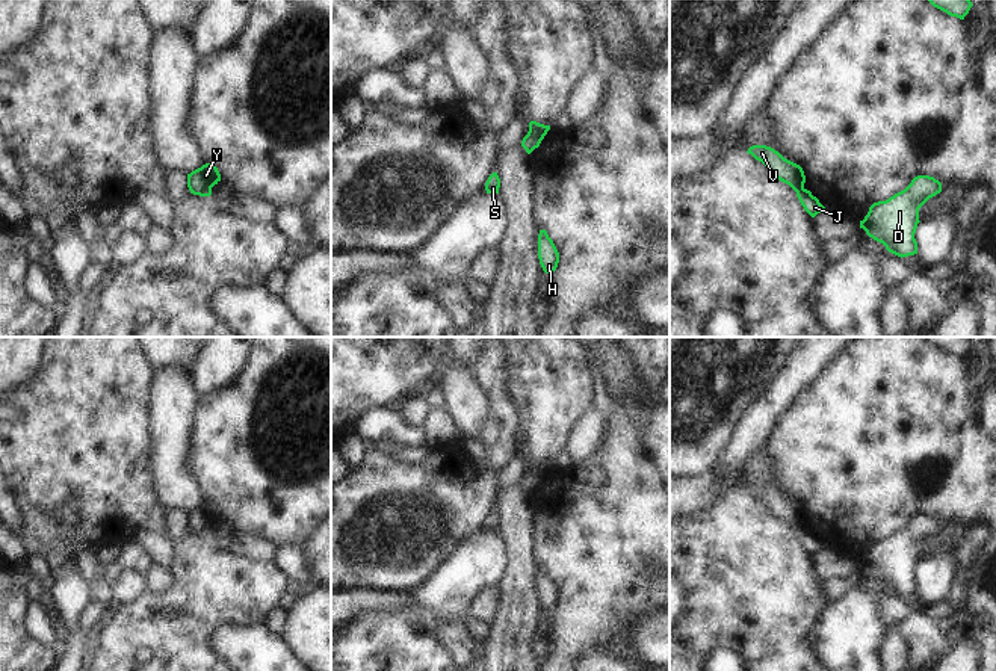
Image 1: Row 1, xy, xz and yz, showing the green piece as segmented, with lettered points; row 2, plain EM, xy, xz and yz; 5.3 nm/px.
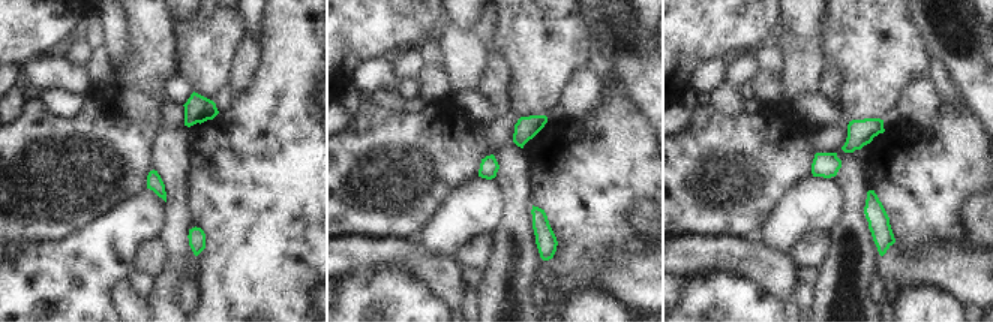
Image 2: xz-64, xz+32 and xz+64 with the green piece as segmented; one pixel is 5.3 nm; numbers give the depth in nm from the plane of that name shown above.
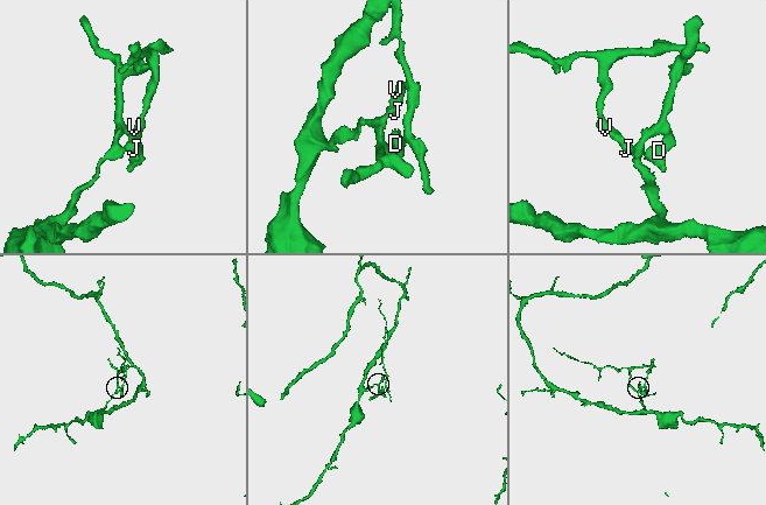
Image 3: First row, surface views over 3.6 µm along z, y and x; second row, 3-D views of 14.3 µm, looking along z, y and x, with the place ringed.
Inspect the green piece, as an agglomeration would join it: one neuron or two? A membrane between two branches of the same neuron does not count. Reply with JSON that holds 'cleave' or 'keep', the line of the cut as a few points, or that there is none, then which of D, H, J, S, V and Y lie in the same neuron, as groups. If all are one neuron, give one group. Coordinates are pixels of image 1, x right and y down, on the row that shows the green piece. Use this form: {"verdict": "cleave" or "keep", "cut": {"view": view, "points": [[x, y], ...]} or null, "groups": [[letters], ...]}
{"verdict": "cleave", "cut": {"view": "yz", "points": [[803, 188], [795, 191]]}, "groups": [["D", "H", "J", "S"], ["V", "Y"]]}

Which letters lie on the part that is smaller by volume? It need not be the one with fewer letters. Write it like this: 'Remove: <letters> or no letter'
Remove: V, Y

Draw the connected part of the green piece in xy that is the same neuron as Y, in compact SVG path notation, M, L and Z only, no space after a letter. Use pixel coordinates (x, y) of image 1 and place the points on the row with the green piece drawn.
M206 163L201 168L187 174L187 187L193 195L212 189L219 181L221 181L221 174L218 168L210 163Z

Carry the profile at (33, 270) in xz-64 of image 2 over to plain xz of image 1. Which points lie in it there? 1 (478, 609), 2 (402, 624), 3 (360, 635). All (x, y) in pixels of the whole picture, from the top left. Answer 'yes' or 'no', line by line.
1: no
2: yes
3: yes

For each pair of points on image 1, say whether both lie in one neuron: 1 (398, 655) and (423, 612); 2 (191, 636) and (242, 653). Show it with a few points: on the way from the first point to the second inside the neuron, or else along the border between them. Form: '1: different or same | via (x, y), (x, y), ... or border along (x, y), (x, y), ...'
1: same | via (405, 644), (417, 623)
2: different | border along (247, 626), (222, 626), (216, 635), (216, 650)

